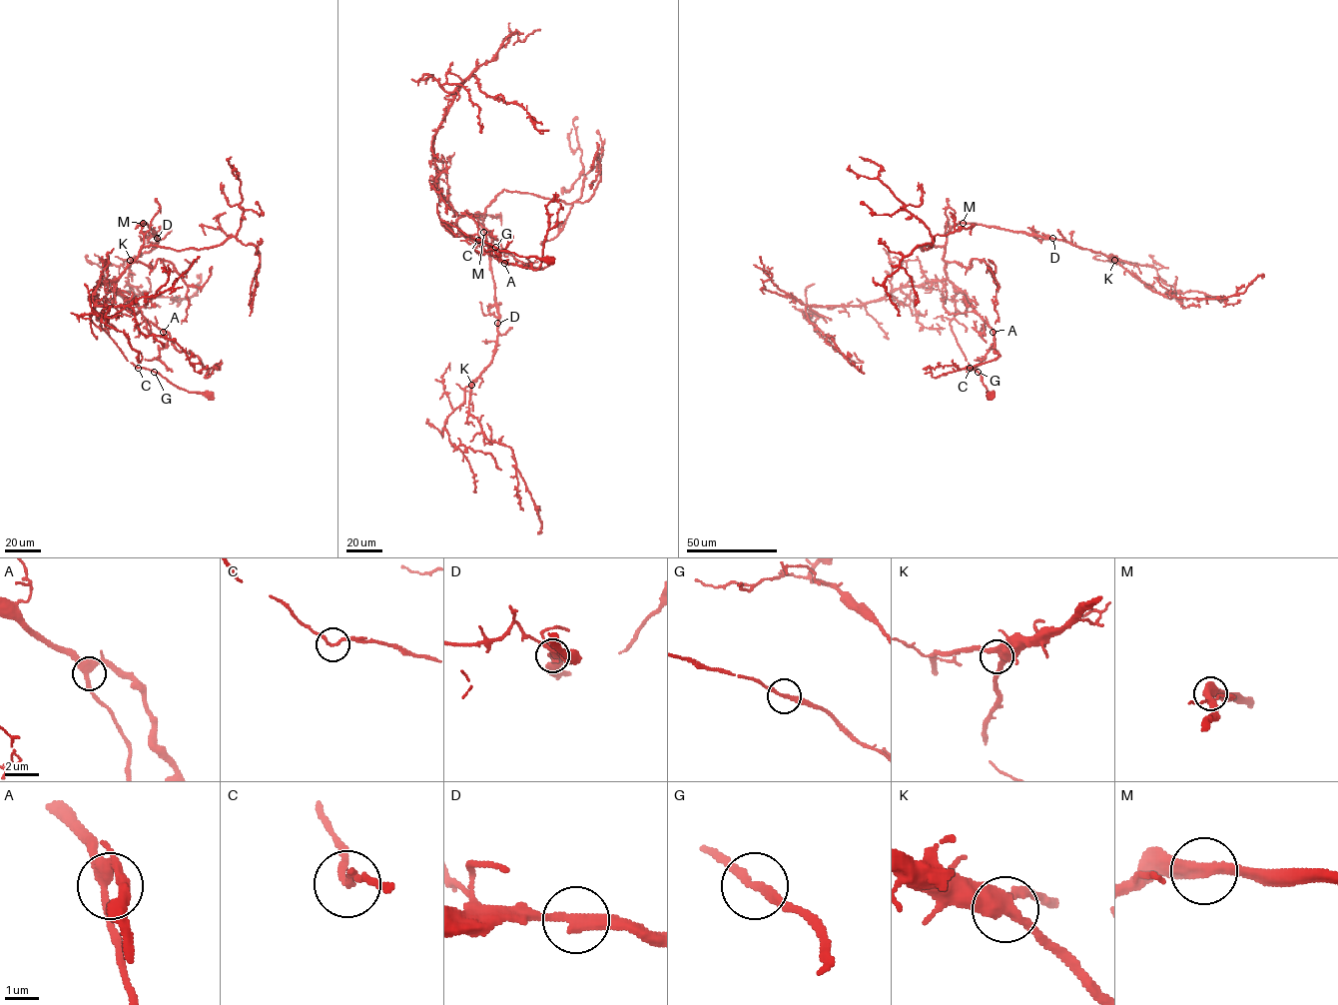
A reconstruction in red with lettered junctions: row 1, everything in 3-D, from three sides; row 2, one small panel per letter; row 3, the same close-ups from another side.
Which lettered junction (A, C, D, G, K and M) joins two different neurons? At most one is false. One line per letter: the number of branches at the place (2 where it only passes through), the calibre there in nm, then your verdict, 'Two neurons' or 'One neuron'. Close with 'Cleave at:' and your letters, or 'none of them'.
A: Branches: 3. Thickness 320 nm. One neuron
C: Branches: 2. Thickness 150 nm. One neuron
D: Branches: 2. Thickness 360 nm. One neuron
G: Branches: 2. Thickness 180 nm. One neuron
K: Branches: 3. Thickness 400 nm. One neuron
M: Branches: 2. Thickness 400 nm. One neuron
Cleave at: none of them

